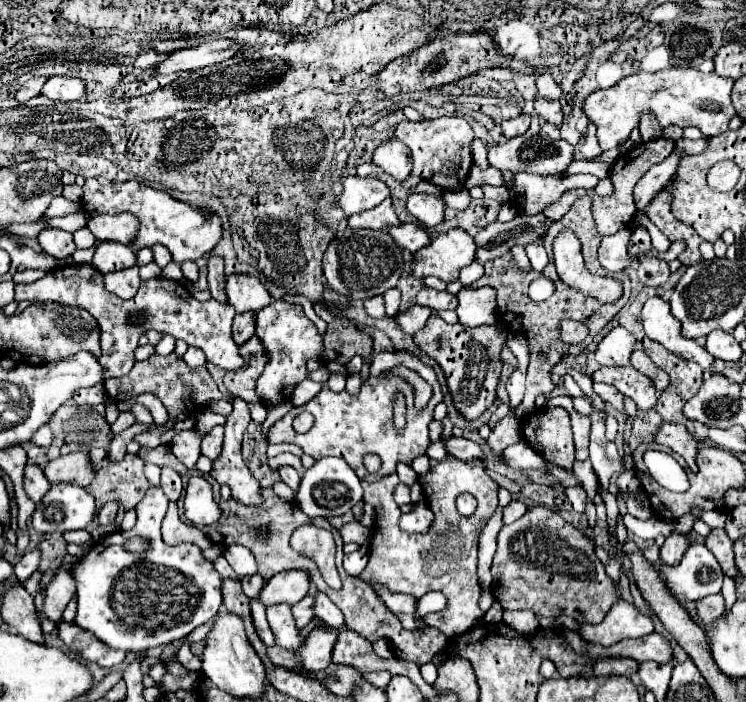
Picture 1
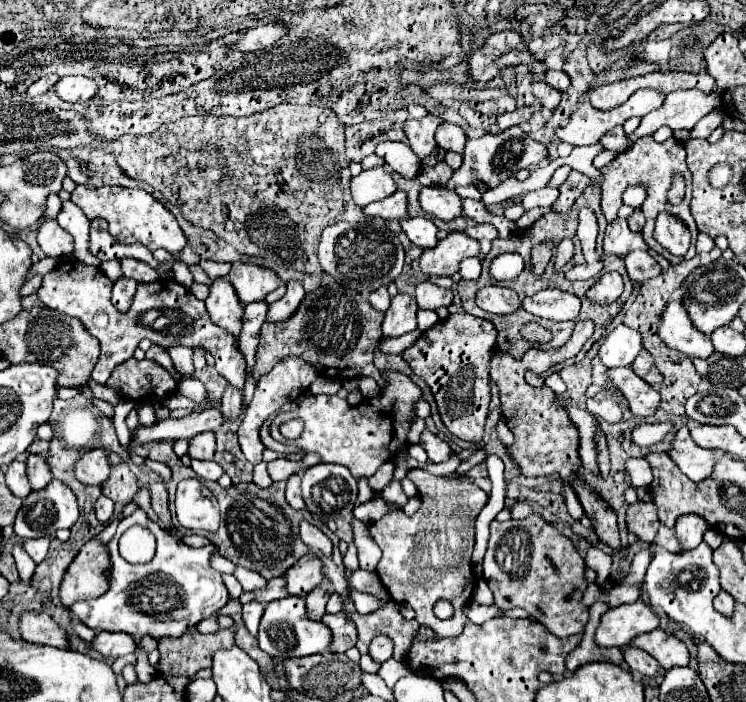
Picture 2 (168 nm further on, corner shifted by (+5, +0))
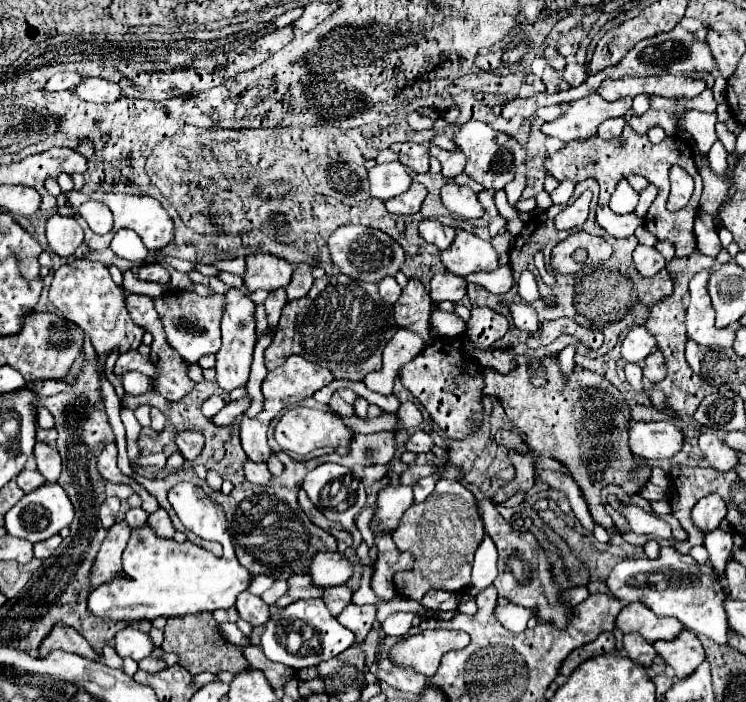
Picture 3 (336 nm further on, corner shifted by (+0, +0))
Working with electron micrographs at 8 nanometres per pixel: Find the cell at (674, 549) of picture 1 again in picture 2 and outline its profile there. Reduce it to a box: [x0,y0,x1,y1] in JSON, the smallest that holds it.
[674,514,710,550]

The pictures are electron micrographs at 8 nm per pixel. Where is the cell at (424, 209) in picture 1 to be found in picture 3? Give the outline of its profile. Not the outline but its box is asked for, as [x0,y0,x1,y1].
[441,182,483,220]

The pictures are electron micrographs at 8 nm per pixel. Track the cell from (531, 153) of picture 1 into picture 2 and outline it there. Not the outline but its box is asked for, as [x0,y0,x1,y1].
[446,128,546,190]

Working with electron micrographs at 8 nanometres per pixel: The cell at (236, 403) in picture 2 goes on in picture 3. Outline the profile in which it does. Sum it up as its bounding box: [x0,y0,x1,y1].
[217,288,255,392]

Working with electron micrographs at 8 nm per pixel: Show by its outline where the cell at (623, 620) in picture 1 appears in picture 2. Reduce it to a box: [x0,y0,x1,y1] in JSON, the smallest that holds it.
[596,600,660,646]

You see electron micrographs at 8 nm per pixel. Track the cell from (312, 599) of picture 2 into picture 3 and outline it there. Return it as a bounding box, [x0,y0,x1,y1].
[323,586,351,616]

